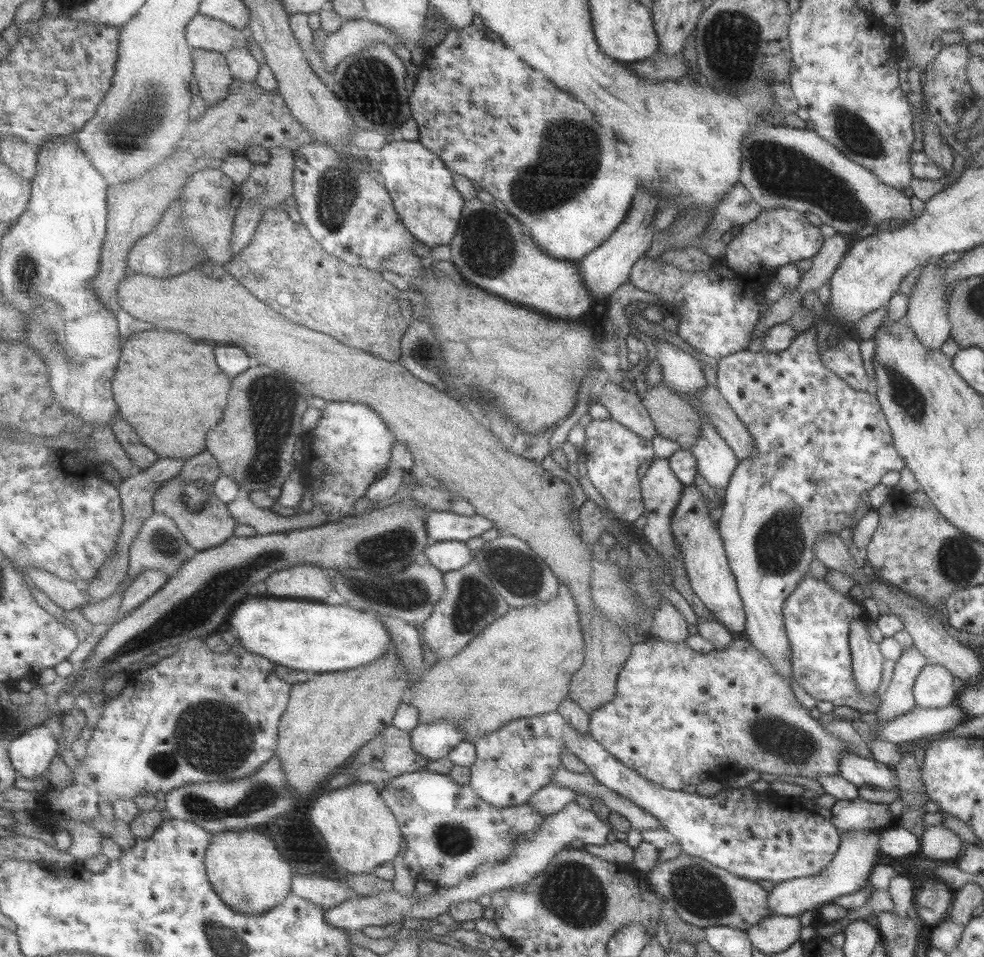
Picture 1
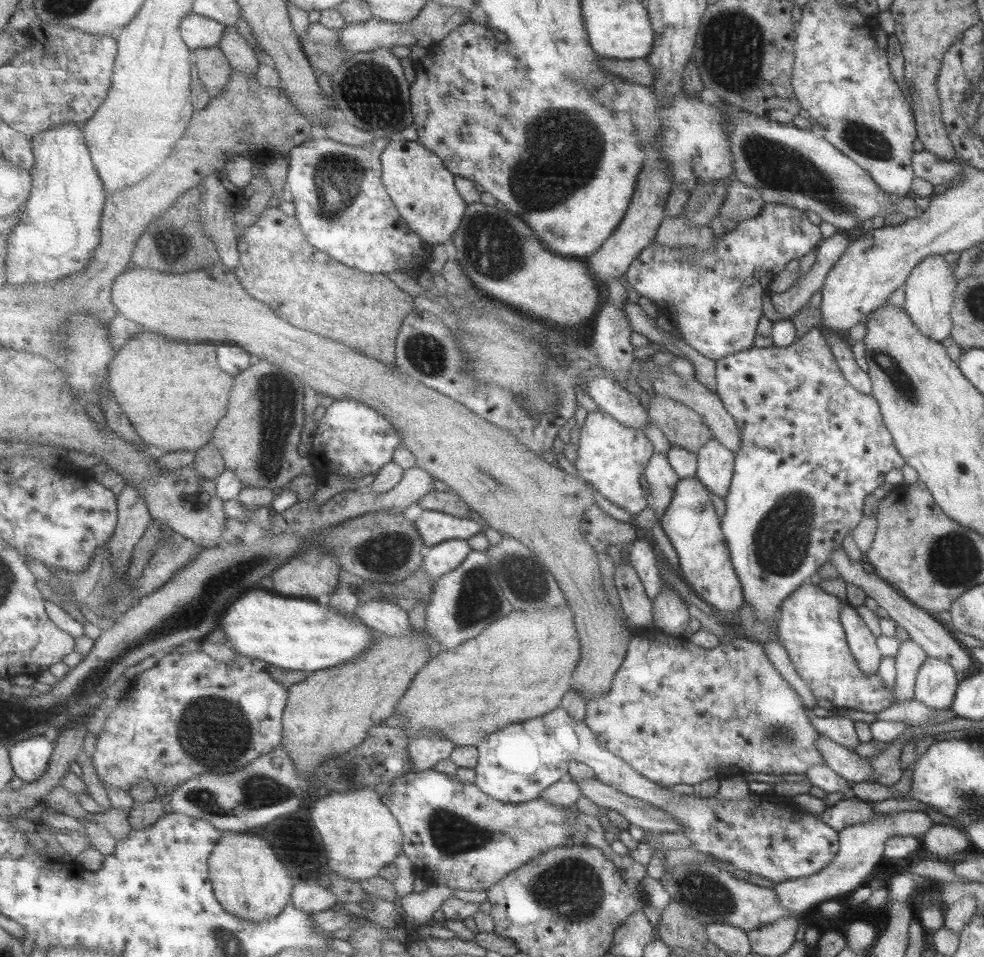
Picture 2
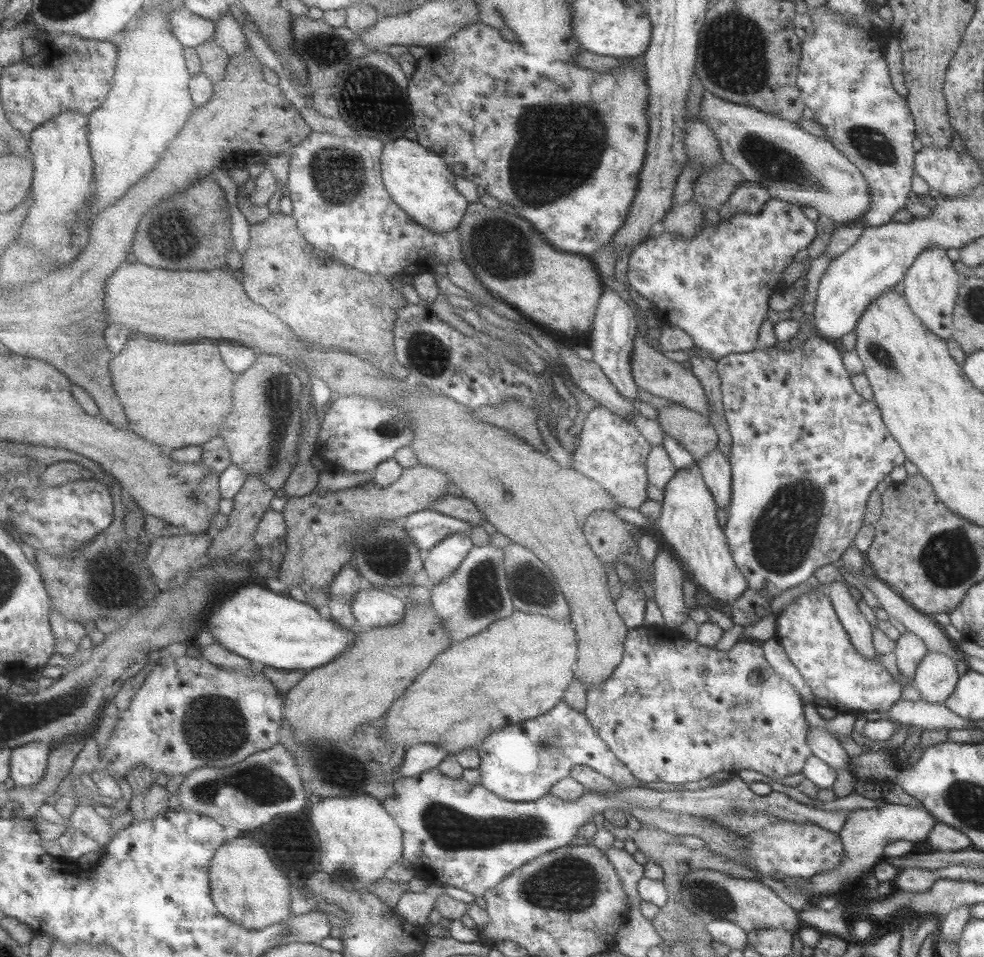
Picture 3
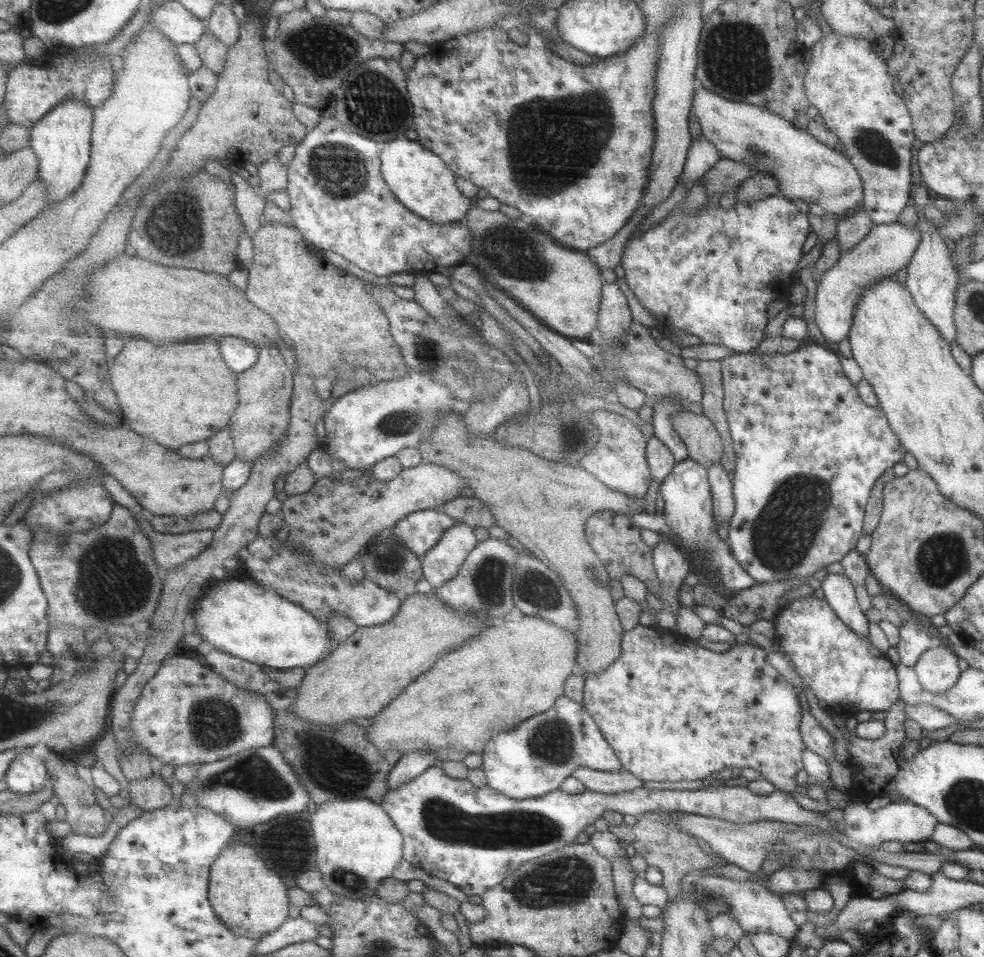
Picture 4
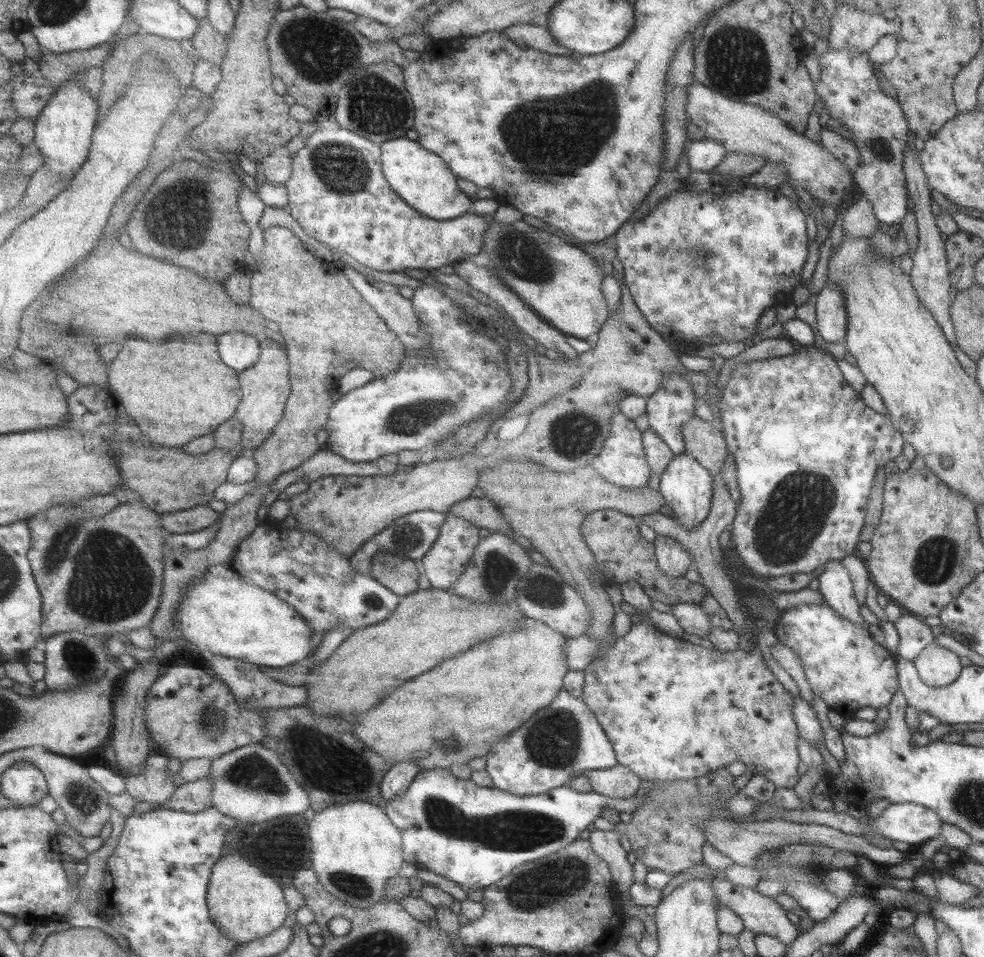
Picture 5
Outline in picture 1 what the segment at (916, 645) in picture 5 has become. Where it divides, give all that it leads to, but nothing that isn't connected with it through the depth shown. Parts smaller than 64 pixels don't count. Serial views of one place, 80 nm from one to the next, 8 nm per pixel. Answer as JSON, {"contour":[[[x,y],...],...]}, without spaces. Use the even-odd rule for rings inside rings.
{"contour":[[[915,647],[902,649],[899,658],[894,662],[888,688],[880,696],[879,708],[867,718],[869,730],[864,737],[867,744],[877,740],[881,742],[879,732],[876,732],[880,724],[915,708],[916,704],[912,695],[913,681],[925,663],[925,657]],[[875,715],[878,718],[870,720],[870,717]]]}

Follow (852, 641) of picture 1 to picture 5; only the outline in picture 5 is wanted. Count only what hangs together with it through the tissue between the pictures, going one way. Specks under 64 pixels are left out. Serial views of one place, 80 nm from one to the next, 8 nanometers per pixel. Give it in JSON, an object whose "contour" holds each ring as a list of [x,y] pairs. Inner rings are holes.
{"contour":[[[840,560],[825,561],[823,572],[817,576],[818,592],[835,612],[838,612],[849,622],[859,626],[866,626],[860,614],[860,606],[853,594],[851,578]]]}

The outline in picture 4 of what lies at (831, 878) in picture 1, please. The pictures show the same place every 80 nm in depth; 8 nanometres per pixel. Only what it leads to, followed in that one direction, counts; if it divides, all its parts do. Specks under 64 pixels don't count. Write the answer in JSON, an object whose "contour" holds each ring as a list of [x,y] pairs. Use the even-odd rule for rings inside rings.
{"contour":[[[893,801],[874,811],[870,811],[864,803],[849,803],[842,809],[845,820],[845,829],[842,833],[856,846],[859,859],[867,861],[862,850],[865,847],[879,847],[885,840],[897,842],[923,842],[928,840],[934,831],[937,819],[929,814],[922,806],[917,806],[909,801]]]}

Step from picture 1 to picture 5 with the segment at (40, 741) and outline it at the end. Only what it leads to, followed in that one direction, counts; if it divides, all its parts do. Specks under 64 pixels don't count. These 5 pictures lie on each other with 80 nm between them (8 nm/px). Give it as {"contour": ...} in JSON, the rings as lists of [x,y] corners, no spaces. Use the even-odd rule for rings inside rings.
{"contour":[[[20,762],[2,774],[3,793],[16,806],[39,806],[51,794],[48,778],[36,764]]]}

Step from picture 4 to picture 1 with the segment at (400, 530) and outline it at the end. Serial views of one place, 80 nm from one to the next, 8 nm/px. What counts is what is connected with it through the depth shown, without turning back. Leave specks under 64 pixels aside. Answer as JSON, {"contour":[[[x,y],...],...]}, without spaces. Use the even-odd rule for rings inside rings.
{"contour":[[[427,511],[427,531],[436,541],[463,541],[483,536],[487,530],[495,528],[493,521],[485,516],[461,516],[450,511]]]}

